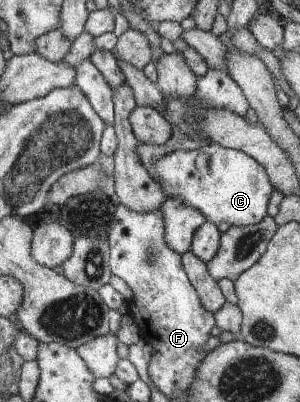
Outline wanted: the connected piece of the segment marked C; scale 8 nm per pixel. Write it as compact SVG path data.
M209 143L194 150L177 150L163 156L155 162L153 179L161 188L166 198L181 200L186 206L200 211L207 222L214 226L227 223L230 226L247 227L255 225L267 217L267 206L275 189L269 181L264 167L259 165L250 155L233 148L222 148Z

